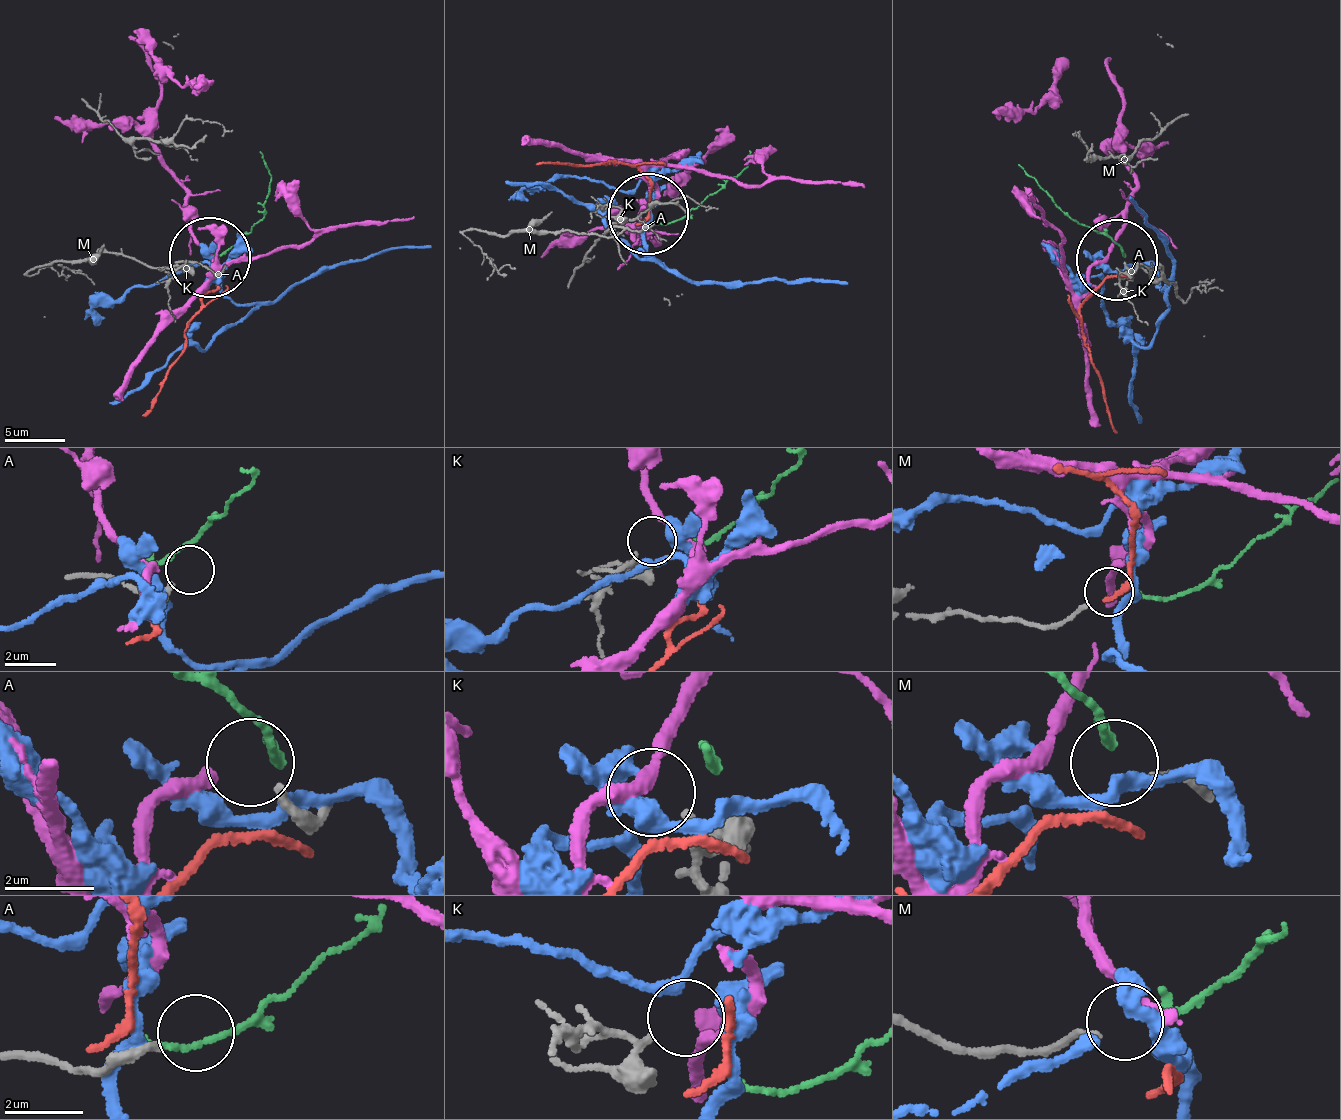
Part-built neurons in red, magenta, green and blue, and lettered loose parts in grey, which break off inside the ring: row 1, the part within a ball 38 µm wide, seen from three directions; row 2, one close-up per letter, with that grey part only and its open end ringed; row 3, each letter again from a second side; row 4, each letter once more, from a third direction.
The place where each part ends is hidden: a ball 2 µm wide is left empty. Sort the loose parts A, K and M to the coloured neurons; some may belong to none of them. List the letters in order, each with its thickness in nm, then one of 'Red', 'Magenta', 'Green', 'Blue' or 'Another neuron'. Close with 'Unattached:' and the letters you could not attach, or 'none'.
A: Thickness 220 nm. Another neuron
K: Thickness 160 nm. Magenta
M: Thickness 160 nm. Green
Unattached: A

